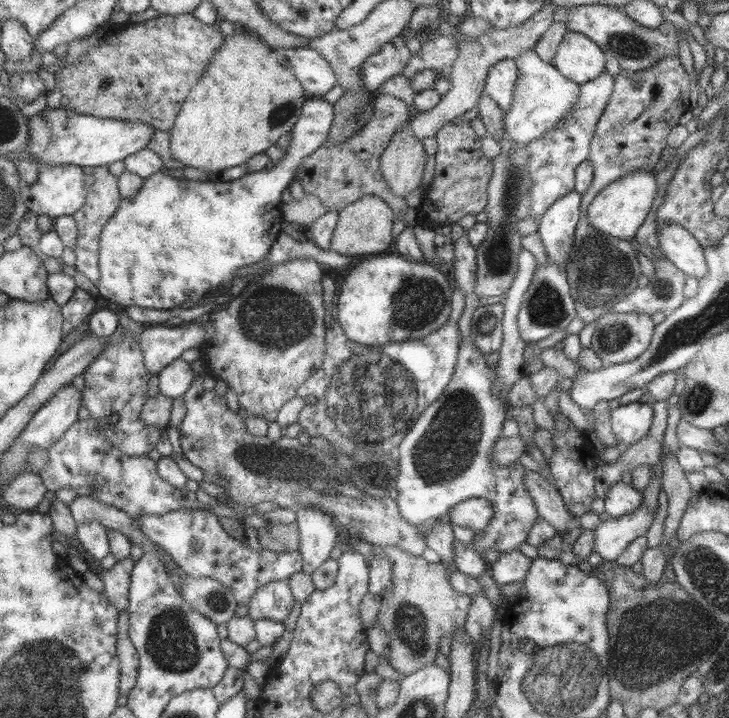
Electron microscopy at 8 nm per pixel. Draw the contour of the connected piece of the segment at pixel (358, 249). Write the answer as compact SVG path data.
M365 195L337 212L337 223L330 241L330 250L344 256L384 253L395 238L391 235L395 213L375 195Z

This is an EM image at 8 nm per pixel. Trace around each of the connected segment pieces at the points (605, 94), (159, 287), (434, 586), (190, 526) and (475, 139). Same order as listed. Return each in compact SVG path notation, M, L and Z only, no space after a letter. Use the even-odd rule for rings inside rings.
M603 70L593 80L580 84L575 107L571 109L569 115L563 117L565 121L561 121L551 131L545 131L539 139L524 145L529 156L527 172L531 174L531 187L529 187L531 209L527 213L527 218L540 220L541 215L551 204L573 190L575 168L587 158L589 142L595 132L595 124L597 124L597 120L612 93L613 79L606 70Z
M309 96L308 98L305 98L303 104L301 104L299 118L297 118L290 130L291 139L289 140L287 147L284 148L285 153L269 170L263 168L257 172L246 172L241 177L231 181L213 183L207 180L196 181L171 177L165 174L163 168L161 168L157 172L151 174L151 176L143 179L141 188L135 191L135 195L121 197L121 199L119 199L119 205L117 205L115 213L111 214L111 217L105 221L105 225L102 227L97 252L99 281L95 285L98 289L99 296L116 303L117 305L122 305L125 308L128 306L137 306L155 310L164 309L166 311L180 307L180 304L187 299L190 299L195 303L201 303L201 301L207 297L209 291L219 288L219 286L223 284L223 281L233 280L239 273L243 273L245 270L254 268L264 262L268 255L268 251L275 243L277 236L282 232L280 230L283 223L282 212L280 209L282 207L281 194L283 194L283 190L288 188L288 185L292 182L293 176L295 176L295 168L299 168L303 156L309 156L315 148L319 148L319 146L325 142L332 123L332 118L333 104L329 104L321 96Z
M372 545L371 552L391 562L392 578L389 588L381 595L377 620L389 640L388 663L404 677L433 664L439 640L449 640L455 628L464 626L471 597L449 586L449 570L441 560L429 563L421 555L411 555L401 547L389 545Z
M182 507L162 516L142 515L135 517L135 520L139 531L171 555L181 571L189 577L209 577L229 587L237 605L246 605L260 586L271 581L286 580L293 572L302 570L302 558L298 550L278 553L262 549L257 553L249 549L245 541L239 543L239 540L225 533L216 516L209 514L205 507L194 510ZM193 540L199 542L198 550L191 547Z
M469 122L461 124L445 123L435 132L436 152L434 154L434 171L432 180L428 185L423 202L415 208L417 218L416 225L420 227L435 228L440 225L450 225L457 222L465 214L475 215L484 210L487 202L487 184L491 178L491 159L483 156L481 153L481 137L475 135L475 131L469 125Z

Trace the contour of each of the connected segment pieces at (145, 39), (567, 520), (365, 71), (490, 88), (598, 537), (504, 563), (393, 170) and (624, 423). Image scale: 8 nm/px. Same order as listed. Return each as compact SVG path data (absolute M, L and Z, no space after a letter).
M191 13L158 15L109 34L97 48L89 48L77 62L53 69L61 87L60 105L76 113L102 119L141 122L169 131L181 103L224 36Z
M523 469L525 477L523 477L523 488L527 490L527 494L531 496L537 517L547 521L555 532L561 532L577 524L573 516L564 506L563 498L559 494L559 490L541 478L541 475L529 469Z
M399 36L391 39L361 64L361 81L365 90L375 92L385 80L400 74L411 54Z
M514 59L499 60L486 72L484 90L504 113L511 106L515 80L517 80L517 69Z
M641 503L630 514L618 518L609 517L593 529L593 553L599 554L603 561L615 561L633 539L646 534L656 510L649 513Z
M519 550L507 552L489 564L490 576L497 585L523 581L532 559L523 555Z
M409 119L395 128L380 156L381 174L389 190L401 198L417 190L426 159L423 146L411 136L407 123Z
M639 401L619 405L610 412L611 432L621 448L646 438L652 420L652 406Z

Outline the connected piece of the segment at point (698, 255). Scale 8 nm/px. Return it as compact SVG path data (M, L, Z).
M662 224L656 236L663 256L686 277L700 280L707 275L704 249L689 232L677 224Z

